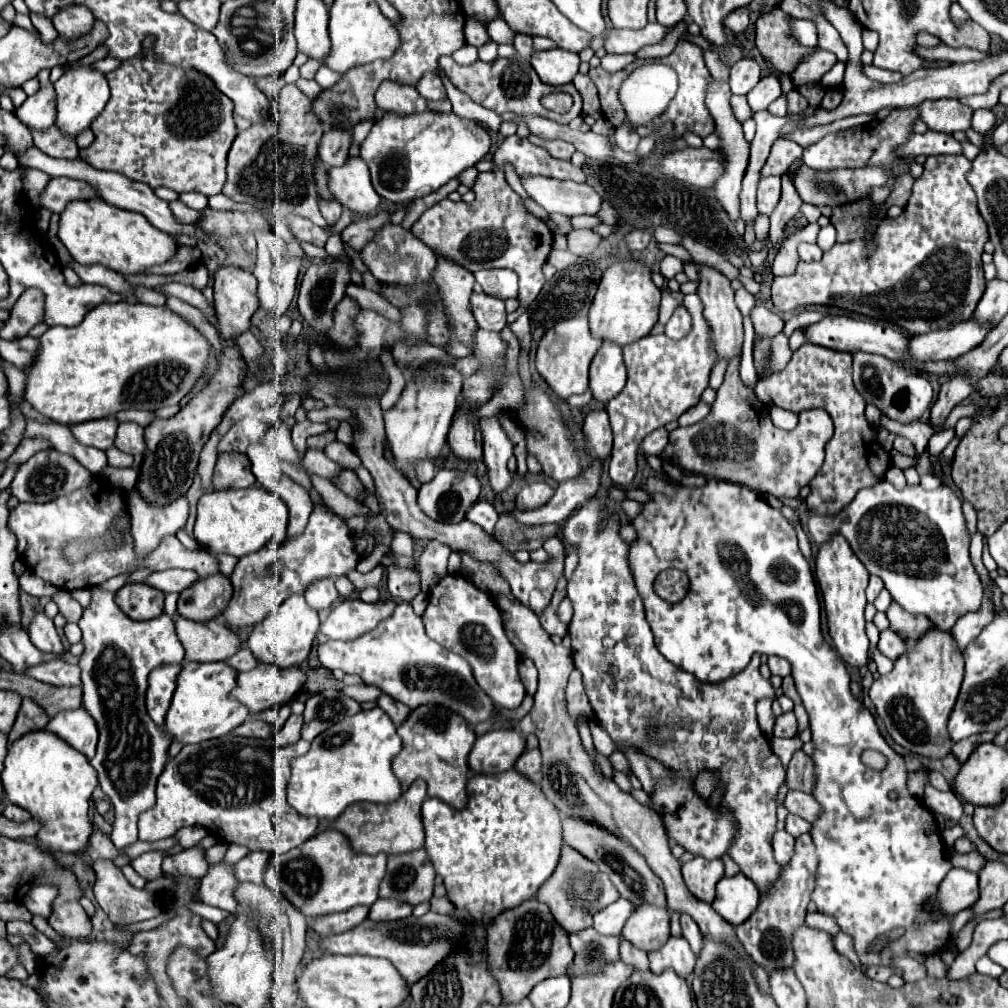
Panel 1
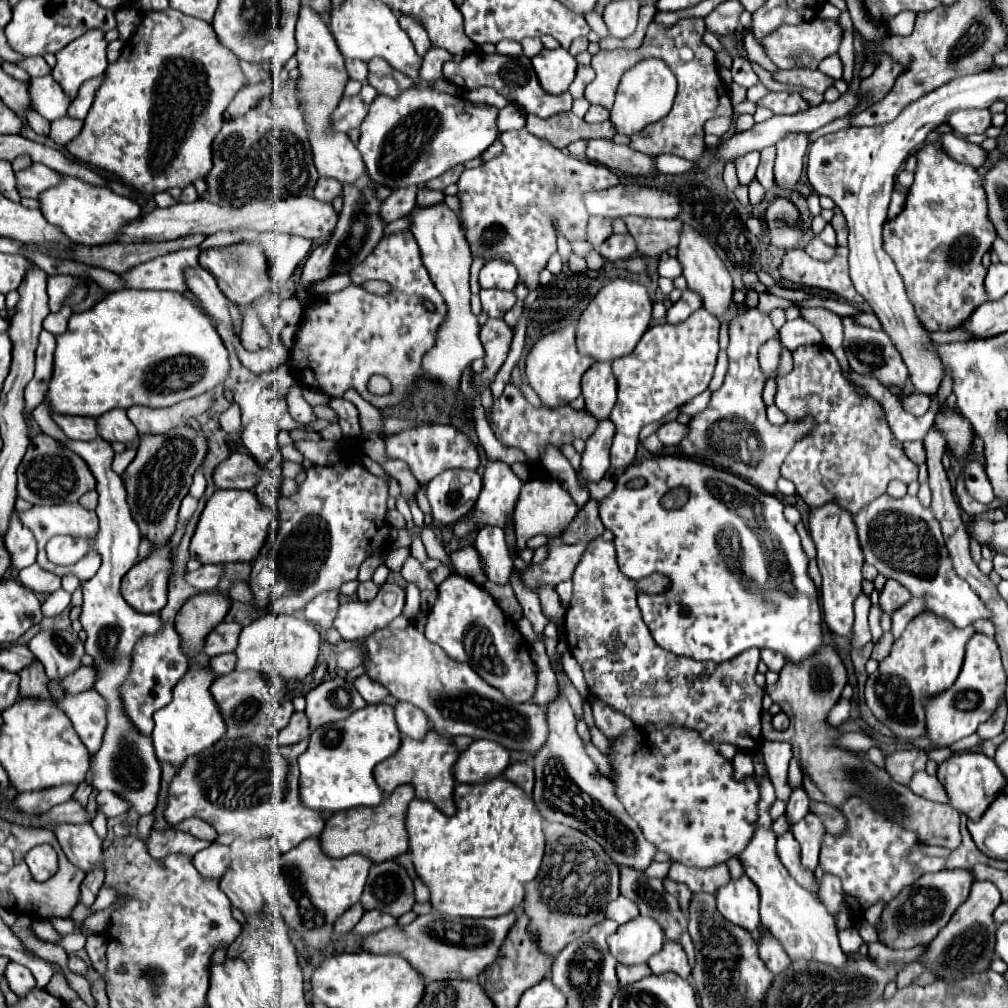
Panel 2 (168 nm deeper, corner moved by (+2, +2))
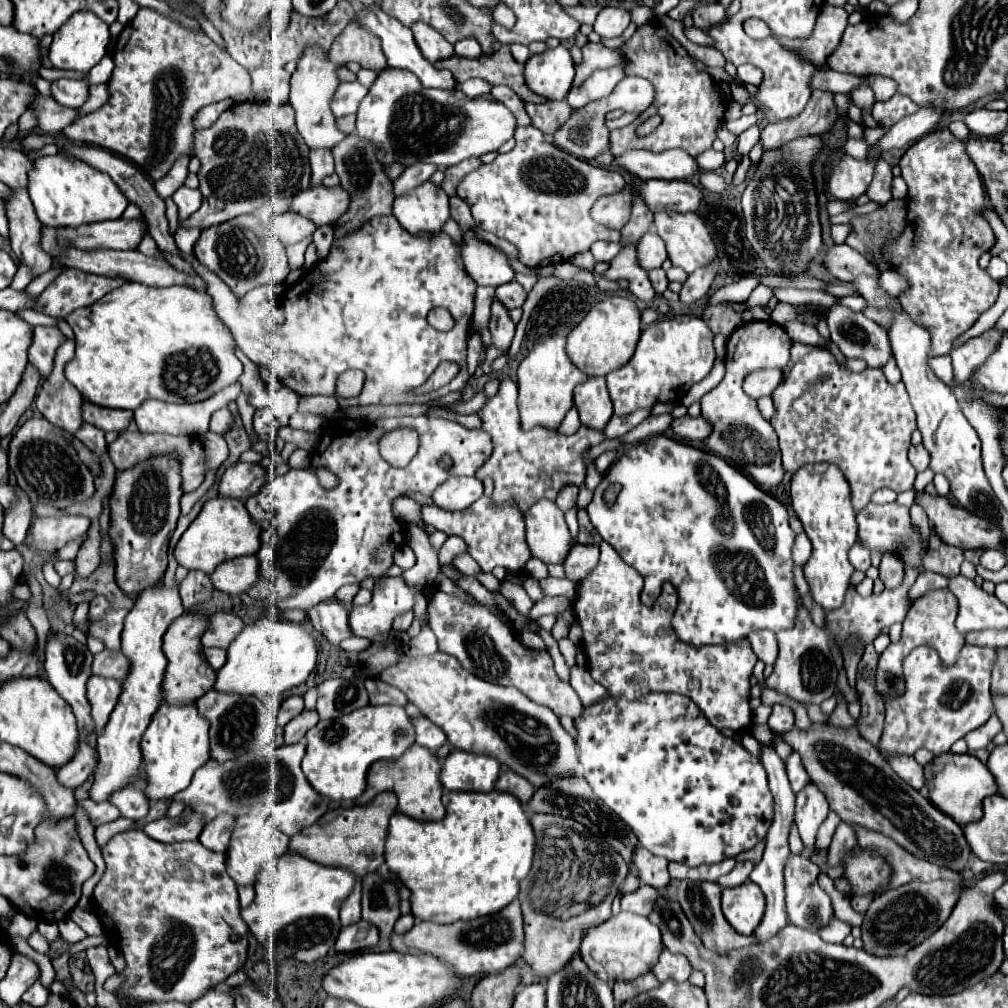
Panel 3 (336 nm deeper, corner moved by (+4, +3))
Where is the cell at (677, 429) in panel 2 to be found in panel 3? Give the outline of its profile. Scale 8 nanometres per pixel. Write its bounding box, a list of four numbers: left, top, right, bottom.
[671,415,711,441]

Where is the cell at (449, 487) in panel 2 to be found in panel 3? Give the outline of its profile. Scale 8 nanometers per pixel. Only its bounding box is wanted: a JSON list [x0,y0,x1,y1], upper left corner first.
[433,475,483,511]

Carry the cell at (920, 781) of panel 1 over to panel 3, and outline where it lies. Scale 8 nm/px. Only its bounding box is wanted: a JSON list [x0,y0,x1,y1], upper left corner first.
[877,645,997,759]

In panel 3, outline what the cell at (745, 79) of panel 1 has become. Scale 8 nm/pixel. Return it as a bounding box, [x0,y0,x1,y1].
[737,65,763,85]

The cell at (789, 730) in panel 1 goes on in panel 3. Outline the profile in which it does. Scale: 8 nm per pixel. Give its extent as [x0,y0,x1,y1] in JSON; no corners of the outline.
[769,705,795,733]

